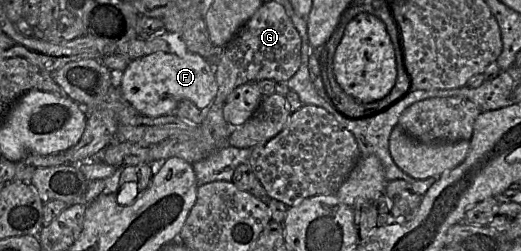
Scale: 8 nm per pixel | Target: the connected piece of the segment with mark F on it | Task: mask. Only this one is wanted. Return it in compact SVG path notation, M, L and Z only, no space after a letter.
M157 52L133 59L118 76L118 87L125 100L141 115L147 117L175 115L178 103L187 99L202 111L202 121L217 91L215 68L201 55L191 52L183 57L169 52Z

